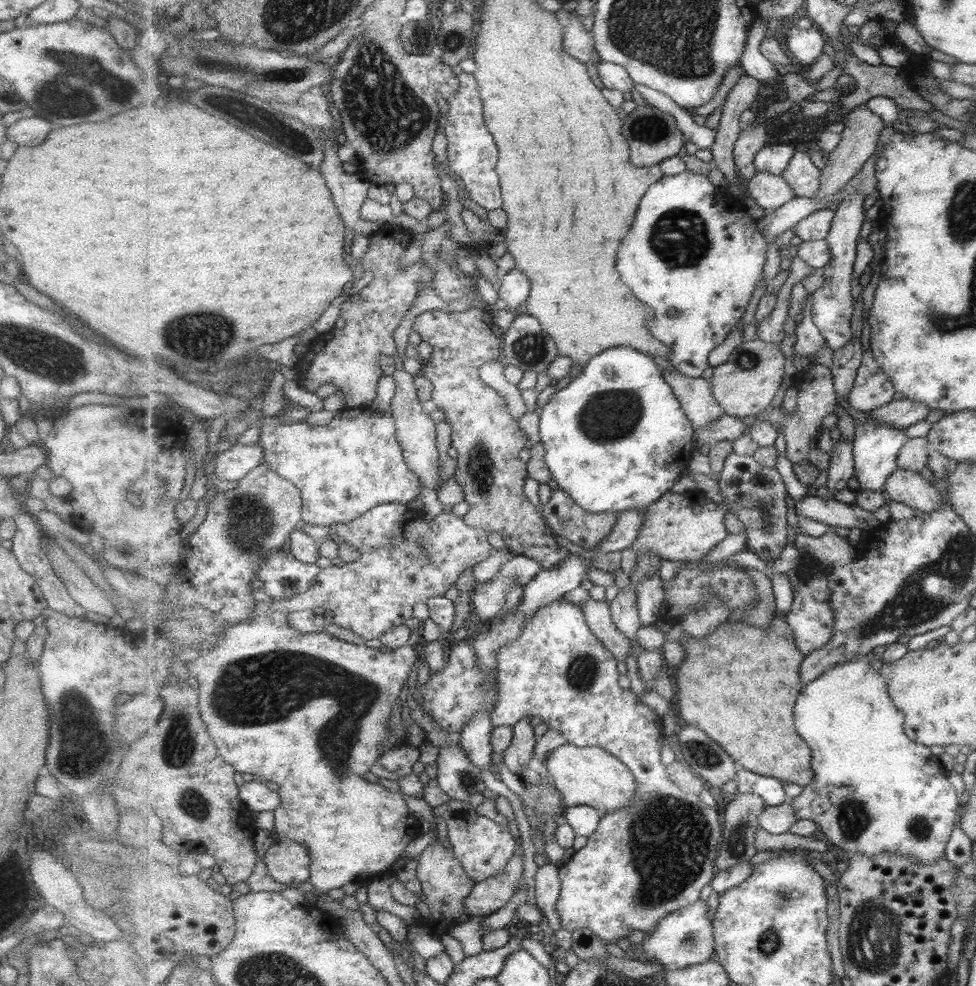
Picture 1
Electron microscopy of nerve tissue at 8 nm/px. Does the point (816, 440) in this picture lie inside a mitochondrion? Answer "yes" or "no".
no

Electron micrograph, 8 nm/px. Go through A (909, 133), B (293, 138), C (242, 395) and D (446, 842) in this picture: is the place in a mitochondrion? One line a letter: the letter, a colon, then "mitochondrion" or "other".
A: other
B: mitochondrion
C: other
D: other

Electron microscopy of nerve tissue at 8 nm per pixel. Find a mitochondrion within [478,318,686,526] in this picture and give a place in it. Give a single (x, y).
(609, 416)

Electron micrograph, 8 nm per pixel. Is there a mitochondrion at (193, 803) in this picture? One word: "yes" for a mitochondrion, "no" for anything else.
yes

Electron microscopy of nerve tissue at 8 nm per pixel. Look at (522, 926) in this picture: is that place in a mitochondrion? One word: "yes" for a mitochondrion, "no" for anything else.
no

